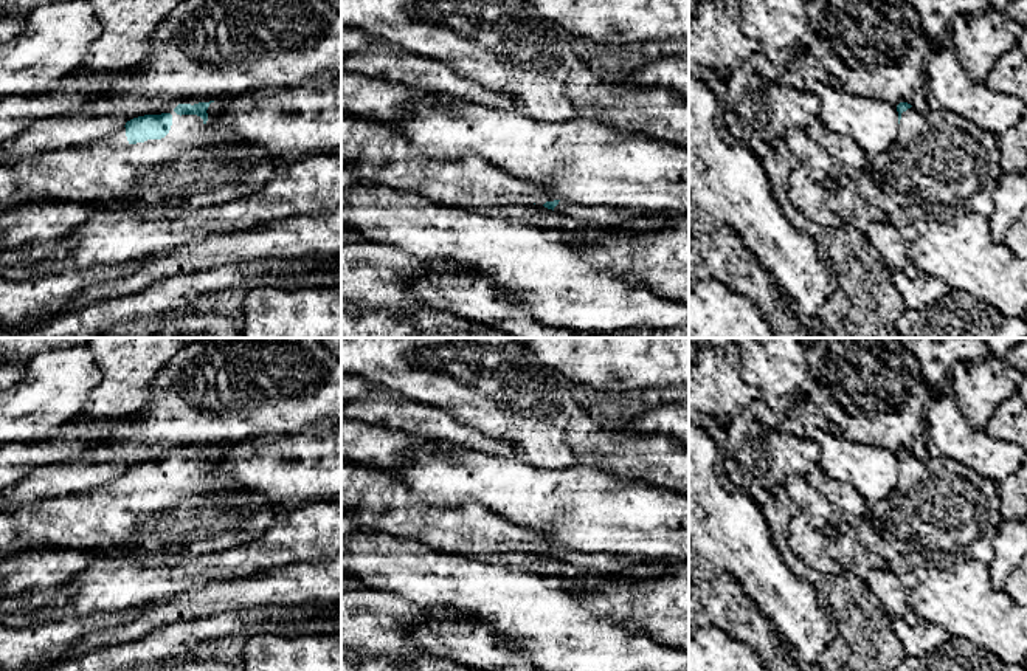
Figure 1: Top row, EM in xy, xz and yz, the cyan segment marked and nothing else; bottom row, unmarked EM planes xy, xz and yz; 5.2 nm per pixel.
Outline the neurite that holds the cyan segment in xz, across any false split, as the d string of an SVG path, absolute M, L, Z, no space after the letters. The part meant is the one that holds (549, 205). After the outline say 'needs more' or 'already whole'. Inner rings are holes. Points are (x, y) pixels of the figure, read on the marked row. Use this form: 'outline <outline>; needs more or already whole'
outline M568 200L543 205L555 214L602 231L622 228L628 219L656 215L666 223L641 236L603 236L591 242L597 270L624 274L631 285L645 284L650 291L689 305L689 215L672 211L652 212L627 208L582 206Z; needs more

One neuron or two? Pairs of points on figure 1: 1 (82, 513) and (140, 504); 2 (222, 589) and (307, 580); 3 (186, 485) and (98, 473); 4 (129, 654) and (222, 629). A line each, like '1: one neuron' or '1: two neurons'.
1: one neuron
2: one neuron
3: two neurons
4: one neuron

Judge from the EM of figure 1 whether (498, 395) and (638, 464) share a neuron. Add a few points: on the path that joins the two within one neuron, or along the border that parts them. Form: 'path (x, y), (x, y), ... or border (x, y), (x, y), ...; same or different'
path (532, 399), (549, 406), (587, 443), (604, 448); same

